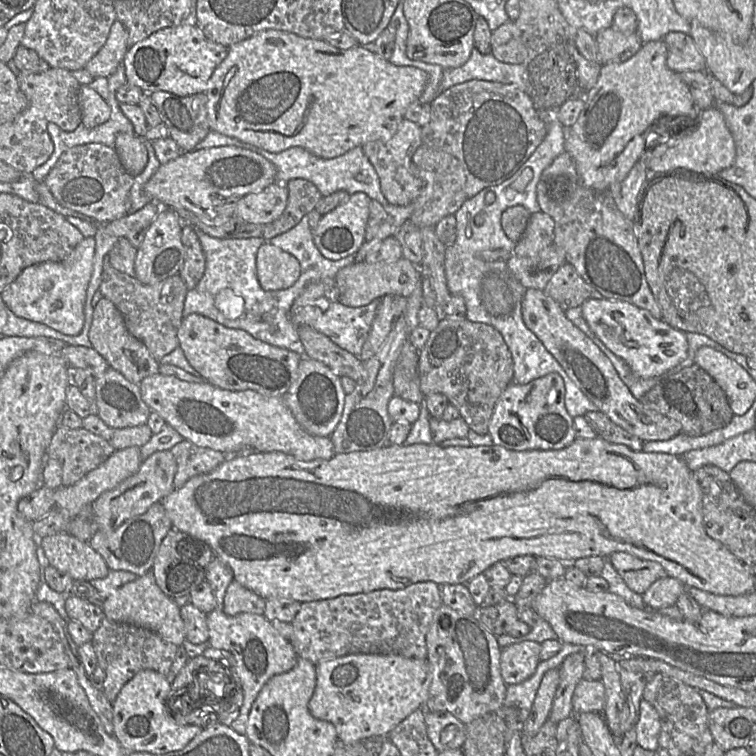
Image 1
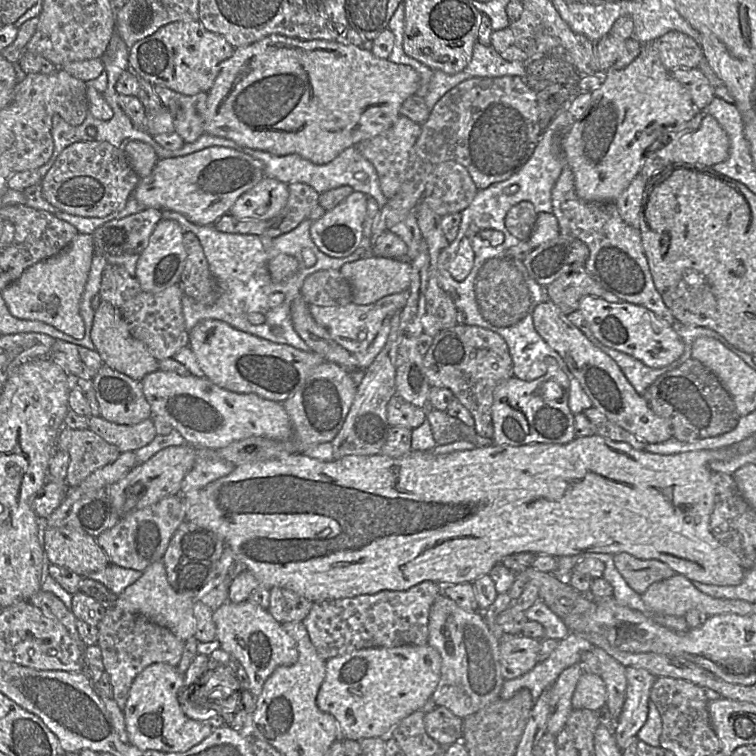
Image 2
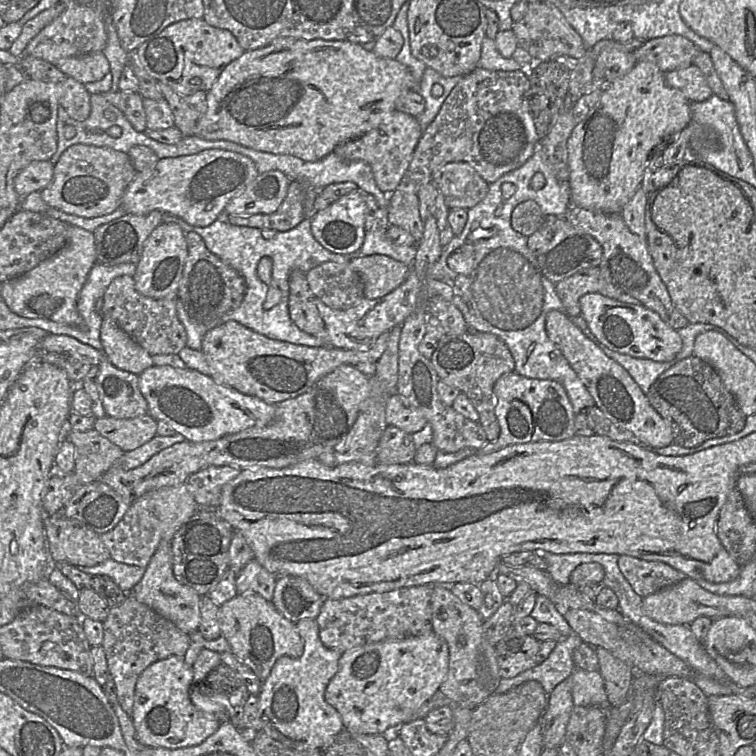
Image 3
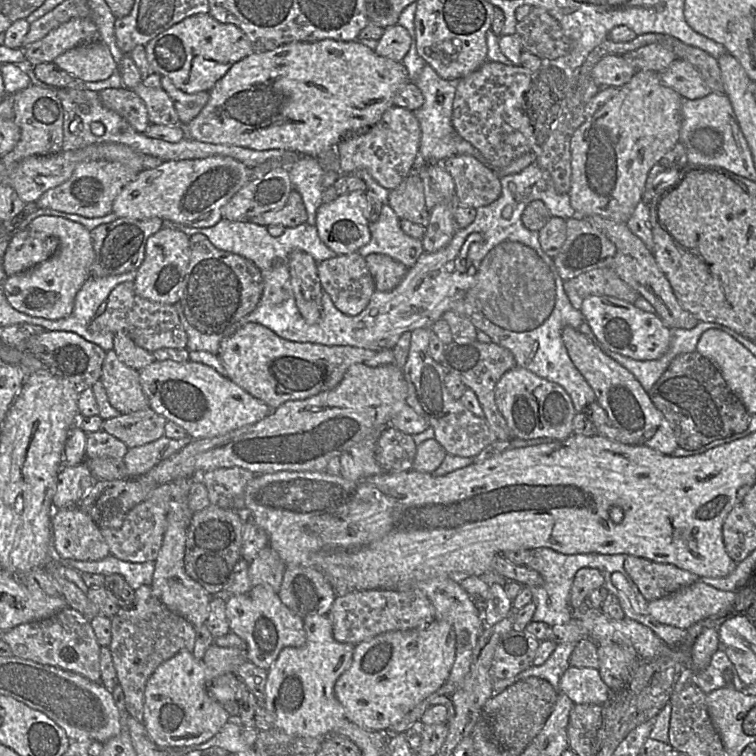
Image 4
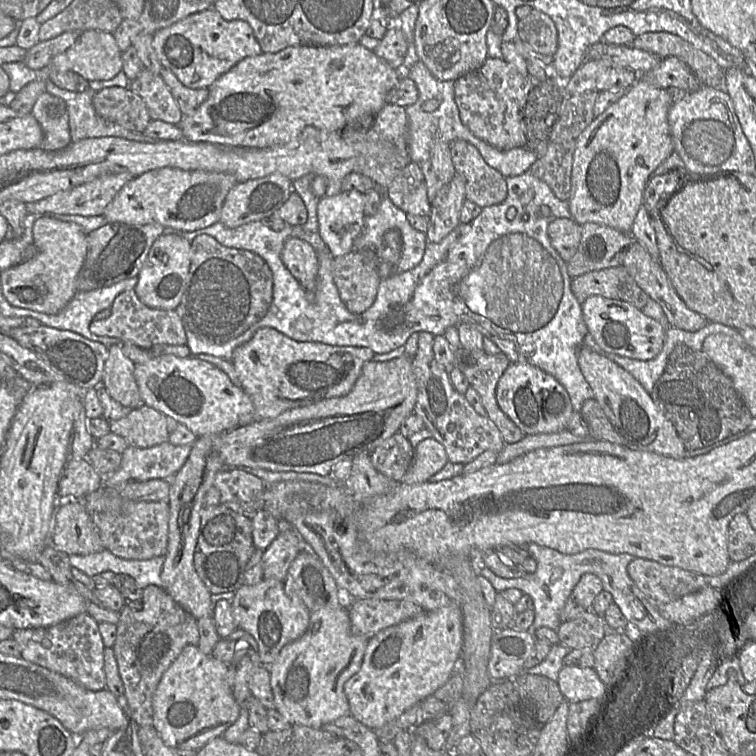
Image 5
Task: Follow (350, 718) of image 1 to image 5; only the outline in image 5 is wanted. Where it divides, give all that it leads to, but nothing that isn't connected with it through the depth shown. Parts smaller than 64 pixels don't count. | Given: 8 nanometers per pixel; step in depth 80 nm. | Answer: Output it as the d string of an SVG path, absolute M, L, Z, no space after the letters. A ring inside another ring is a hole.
M457 604L426 611L418 617L379 631L368 639L359 671L344 685L349 714L372 730L381 728L442 687L452 673L459 670L462 648L463 612Z

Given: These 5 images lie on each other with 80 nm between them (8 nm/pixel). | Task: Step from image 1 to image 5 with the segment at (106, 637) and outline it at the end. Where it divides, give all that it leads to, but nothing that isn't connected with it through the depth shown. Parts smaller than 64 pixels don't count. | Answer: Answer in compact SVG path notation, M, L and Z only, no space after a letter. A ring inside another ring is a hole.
M149 585L143 589L141 598L143 606L140 610L131 608L131 603L126 603L120 611L117 626L117 636L112 646L118 665L119 675L125 689L125 696L132 718L139 727L153 726L153 696L157 686L170 665L180 655L187 645L197 646L199 630L197 619L184 610L162 587Z

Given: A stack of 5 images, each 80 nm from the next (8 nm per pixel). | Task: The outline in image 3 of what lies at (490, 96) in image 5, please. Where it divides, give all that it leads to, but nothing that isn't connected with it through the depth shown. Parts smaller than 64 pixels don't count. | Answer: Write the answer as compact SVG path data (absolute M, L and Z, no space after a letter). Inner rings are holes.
M477 67L471 73L463 76L443 102L435 119L423 131L408 170L397 189L389 195L389 207L398 207L407 196L418 195L420 189L432 181L433 174L447 163L466 162L489 184L525 164L540 144L526 101L528 89L529 79L525 69L509 72L491 71Z

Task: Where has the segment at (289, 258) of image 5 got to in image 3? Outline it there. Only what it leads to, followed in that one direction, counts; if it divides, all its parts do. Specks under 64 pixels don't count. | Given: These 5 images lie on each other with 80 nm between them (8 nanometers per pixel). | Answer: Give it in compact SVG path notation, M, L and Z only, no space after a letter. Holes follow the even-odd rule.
M293 270L289 277L289 315L293 323L302 331L318 337L326 337L326 328L312 293L306 273Z

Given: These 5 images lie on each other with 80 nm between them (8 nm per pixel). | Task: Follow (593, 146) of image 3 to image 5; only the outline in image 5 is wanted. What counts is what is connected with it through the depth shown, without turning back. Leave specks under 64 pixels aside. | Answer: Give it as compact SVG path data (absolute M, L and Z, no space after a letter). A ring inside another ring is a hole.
M639 77L627 92L605 111L594 117L576 141L573 154L571 191L568 200L571 218L579 225L594 222L623 233L631 232L643 193L655 169L674 151L668 111L675 93Z

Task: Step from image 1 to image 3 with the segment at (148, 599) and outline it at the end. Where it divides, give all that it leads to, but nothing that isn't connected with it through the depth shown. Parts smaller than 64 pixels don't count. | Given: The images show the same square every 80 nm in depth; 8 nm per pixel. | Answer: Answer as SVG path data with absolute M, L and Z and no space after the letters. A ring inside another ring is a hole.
M161 541L157 551L146 567L141 581L133 587L129 594L149 606L164 618L173 622L180 630L191 634L198 630L200 625L200 596L192 588L177 581L173 573L172 541Z

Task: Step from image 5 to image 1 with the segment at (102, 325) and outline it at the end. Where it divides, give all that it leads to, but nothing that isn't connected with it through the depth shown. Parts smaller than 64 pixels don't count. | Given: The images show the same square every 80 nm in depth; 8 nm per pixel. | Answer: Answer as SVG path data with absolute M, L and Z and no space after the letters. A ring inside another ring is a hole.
M109 255L104 259L102 282L99 290L103 297L109 299L120 311L128 331L143 342L154 359L175 350L178 345L178 329L181 325L187 286L180 274L175 274L155 285L141 283L111 266Z

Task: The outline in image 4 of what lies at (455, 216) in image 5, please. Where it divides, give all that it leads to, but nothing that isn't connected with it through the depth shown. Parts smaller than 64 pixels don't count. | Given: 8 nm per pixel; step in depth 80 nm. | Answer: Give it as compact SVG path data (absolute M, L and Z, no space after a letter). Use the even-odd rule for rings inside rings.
M441 202L431 211L425 234L421 238L423 250L427 253L435 253L451 241L457 230L454 220L456 202Z

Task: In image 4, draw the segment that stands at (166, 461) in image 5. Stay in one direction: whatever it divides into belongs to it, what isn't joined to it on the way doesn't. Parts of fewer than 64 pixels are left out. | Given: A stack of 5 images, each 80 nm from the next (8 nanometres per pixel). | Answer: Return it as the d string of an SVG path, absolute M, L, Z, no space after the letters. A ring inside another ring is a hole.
M163 435L151 443L129 448L123 457L127 479L145 476L158 463L179 452L190 440L188 436L170 439Z

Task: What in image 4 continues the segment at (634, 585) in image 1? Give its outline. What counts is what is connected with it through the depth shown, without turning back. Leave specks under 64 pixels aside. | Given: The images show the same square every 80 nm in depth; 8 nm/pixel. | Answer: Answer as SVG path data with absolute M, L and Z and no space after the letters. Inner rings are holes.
M627 555L624 568L648 602L663 598L699 581L700 577L672 564Z

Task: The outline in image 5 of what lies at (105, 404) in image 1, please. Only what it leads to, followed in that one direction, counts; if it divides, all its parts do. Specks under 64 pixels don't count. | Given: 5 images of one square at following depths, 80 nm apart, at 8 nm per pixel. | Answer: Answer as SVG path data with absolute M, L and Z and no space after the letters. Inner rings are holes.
M119 342L109 347L101 383L112 399L131 409L143 404L134 370L135 364L125 356Z

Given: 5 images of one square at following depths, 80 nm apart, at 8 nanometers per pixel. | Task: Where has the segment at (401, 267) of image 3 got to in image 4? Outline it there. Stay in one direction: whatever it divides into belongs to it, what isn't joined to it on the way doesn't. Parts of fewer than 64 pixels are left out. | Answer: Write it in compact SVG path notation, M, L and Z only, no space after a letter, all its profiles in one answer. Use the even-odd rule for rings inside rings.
M371 254L365 257L375 289L387 292L397 287L409 270L405 265L384 254Z

